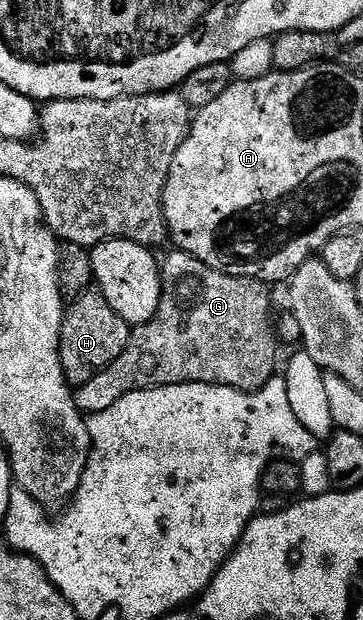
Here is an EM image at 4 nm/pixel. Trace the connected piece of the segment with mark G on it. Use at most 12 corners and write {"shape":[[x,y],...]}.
{"shape":[[173,250],[151,322],[76,389],[89,416],[172,384],[278,375],[260,280]]}

